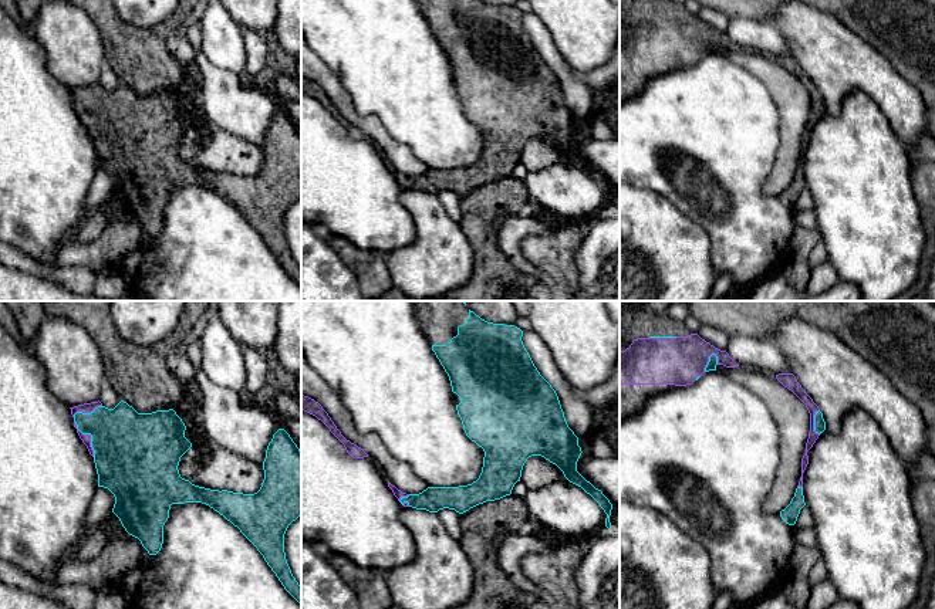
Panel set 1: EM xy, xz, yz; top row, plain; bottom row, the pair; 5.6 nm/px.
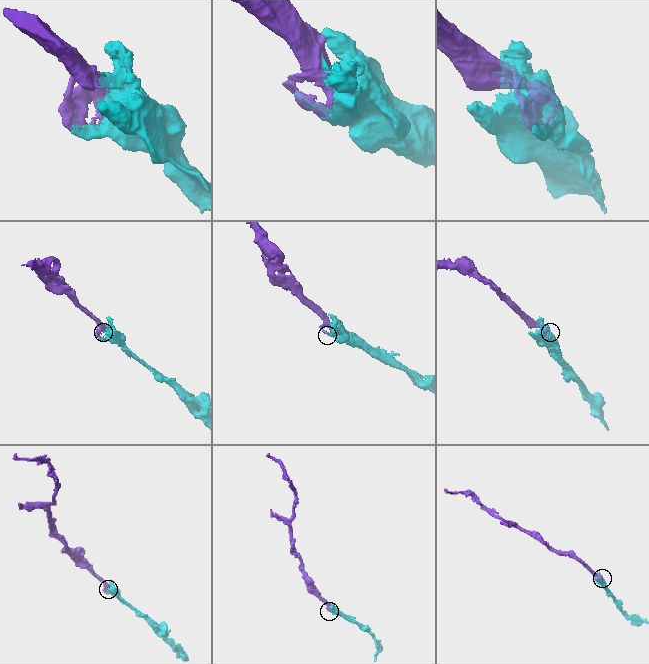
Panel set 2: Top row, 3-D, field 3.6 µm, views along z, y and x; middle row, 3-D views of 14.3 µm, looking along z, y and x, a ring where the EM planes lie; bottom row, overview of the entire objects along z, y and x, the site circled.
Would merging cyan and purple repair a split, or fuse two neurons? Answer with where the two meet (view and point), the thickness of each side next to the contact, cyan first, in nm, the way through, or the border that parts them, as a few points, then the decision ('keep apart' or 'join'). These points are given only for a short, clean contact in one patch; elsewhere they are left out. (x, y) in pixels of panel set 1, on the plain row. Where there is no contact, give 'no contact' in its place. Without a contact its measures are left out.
meets cyan in xy at (91, 118); 440 nm thick on the cyan side, 50 nm on the other; join

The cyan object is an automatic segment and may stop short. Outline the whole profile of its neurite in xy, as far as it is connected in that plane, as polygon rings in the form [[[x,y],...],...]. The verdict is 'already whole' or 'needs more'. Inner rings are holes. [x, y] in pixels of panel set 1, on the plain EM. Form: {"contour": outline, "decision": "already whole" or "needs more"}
{"contour": [[[99,82],[70,91],[74,109],[94,139],[98,169],[114,176],[112,194],[149,237],[156,237],[162,230],[171,187],[202,185],[240,212],[263,237],[284,271],[301,287],[301,268],[293,258],[284,234],[284,216],[301,197],[301,132],[284,111],[279,111],[267,128],[260,172],[243,176],[199,169],[180,159],[178,148],[192,125],[185,119],[186,108],[173,91],[138,95],[124,82],[114,91],[105,89]]], "decision": "needs more"}

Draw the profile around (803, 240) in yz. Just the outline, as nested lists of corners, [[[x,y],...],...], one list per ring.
[[[796,226],[790,238],[790,258],[806,261],[813,247],[821,240],[818,227]]]

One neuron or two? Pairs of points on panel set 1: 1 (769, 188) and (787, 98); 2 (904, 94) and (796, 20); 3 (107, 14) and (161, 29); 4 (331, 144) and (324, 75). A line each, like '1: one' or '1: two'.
1: one
2: one
3: one
4: two

